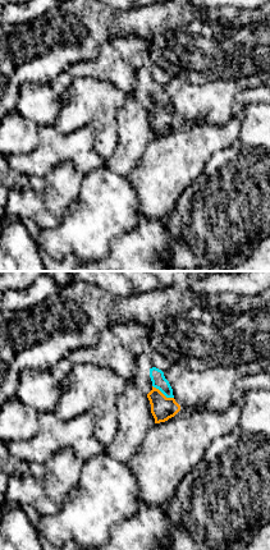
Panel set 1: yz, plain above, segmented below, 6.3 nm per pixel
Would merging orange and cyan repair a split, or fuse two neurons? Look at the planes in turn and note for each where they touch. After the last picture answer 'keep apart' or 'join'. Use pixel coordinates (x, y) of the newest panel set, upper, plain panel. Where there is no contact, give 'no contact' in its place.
contact (161, 106)

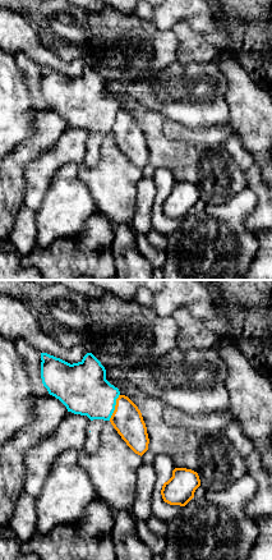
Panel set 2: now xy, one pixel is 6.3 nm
contact (115, 120)

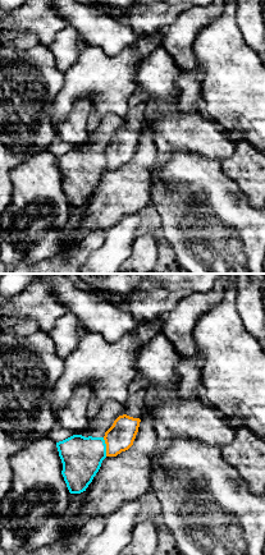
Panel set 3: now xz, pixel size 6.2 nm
contact (106, 160)

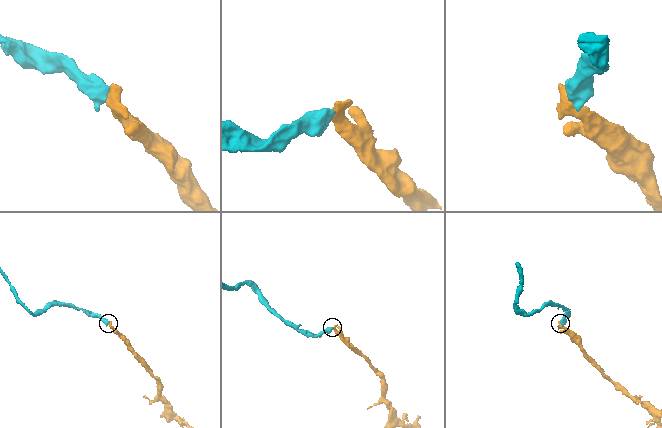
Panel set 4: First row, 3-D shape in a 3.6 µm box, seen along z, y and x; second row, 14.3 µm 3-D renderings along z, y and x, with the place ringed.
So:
keep apart

